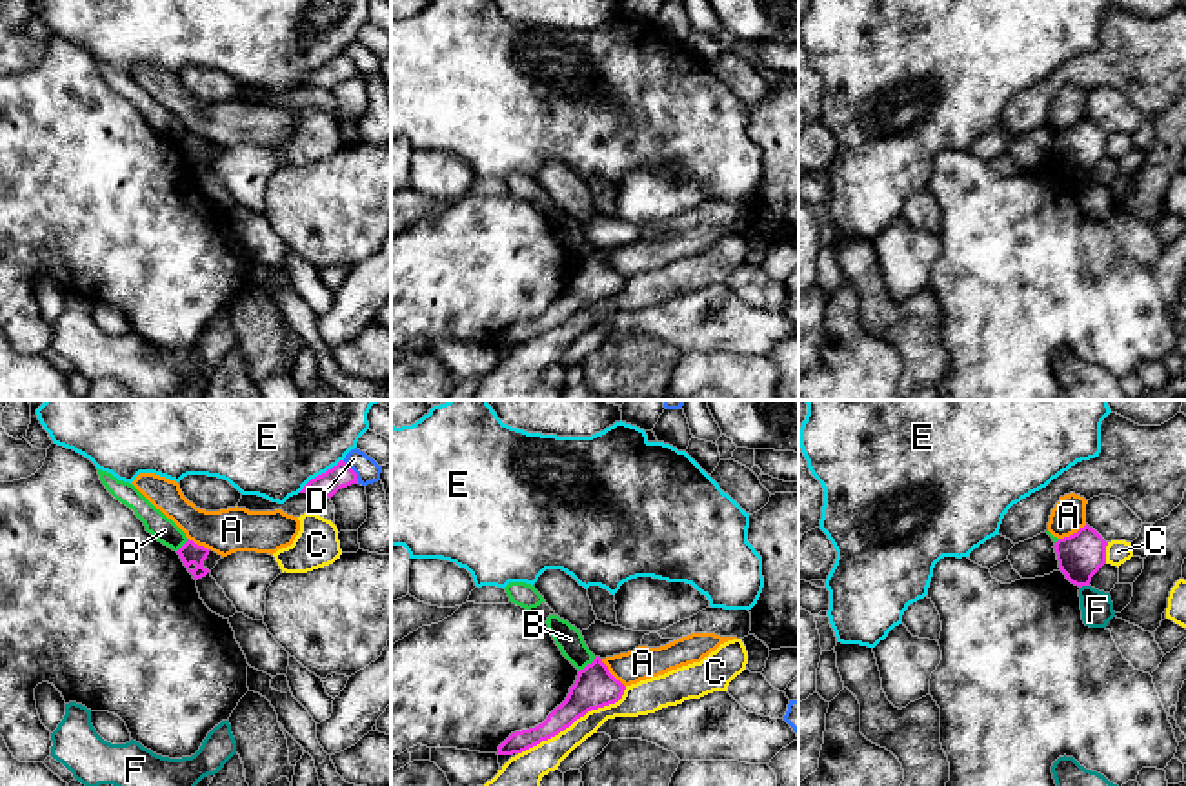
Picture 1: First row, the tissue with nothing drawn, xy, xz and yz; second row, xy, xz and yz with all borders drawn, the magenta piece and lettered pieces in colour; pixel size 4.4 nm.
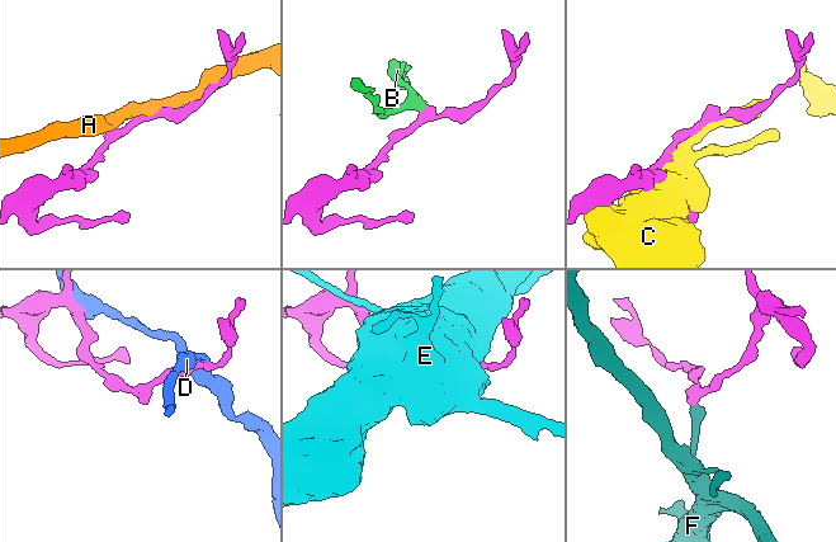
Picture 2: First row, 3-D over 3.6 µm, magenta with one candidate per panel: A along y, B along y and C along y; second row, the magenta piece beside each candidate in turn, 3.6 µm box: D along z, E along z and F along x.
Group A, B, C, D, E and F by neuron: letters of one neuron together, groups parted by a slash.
A / B / C / D / E / F

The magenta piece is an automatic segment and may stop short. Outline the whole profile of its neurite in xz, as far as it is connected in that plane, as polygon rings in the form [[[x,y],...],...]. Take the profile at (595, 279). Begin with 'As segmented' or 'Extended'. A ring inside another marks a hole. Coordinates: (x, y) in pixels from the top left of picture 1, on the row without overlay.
As segmented. [[[595,249],[591,257],[578,264],[566,293],[542,317],[511,326],[498,338],[497,348],[522,346],[558,328],[588,304],[618,295],[624,282],[626,278],[609,266],[602,251]]]

